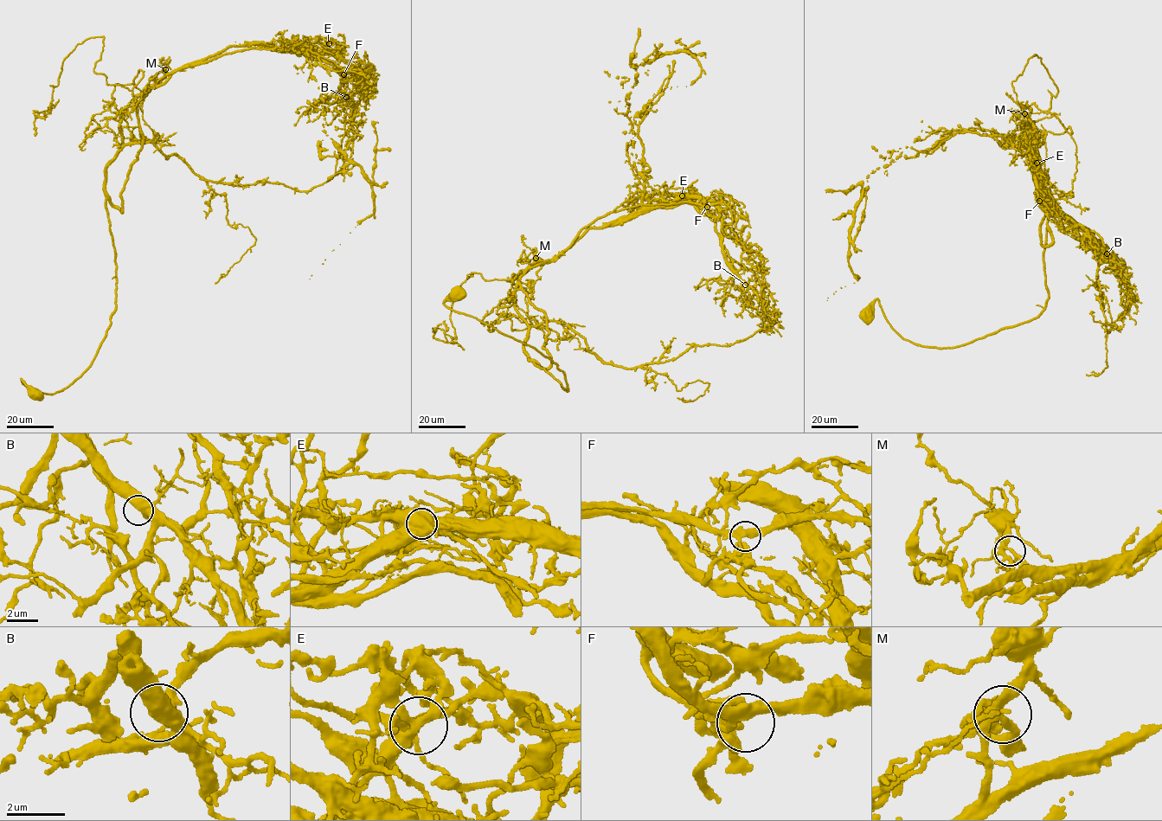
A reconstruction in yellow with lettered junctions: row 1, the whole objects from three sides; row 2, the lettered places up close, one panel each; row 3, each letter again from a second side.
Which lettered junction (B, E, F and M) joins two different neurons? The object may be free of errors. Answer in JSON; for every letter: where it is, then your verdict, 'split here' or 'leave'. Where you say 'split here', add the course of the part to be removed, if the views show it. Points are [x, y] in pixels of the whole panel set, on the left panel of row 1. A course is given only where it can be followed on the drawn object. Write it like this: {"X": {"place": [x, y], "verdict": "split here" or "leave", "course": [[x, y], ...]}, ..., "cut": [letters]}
{"B": {"place": [346, 97], "verdict": "leave"}, "E": {"place": [329, 43], "verdict": "split here", "course": [[329, 43], [289, 48], [311, 48], [326, 135], [360, 167], [374, 213], [310, 279]]}, "F": {"place": [343, 74], "verdict": "leave"}, "M": {"place": [165, 69], "verdict": "leave"}, "cut": ["E"]}

